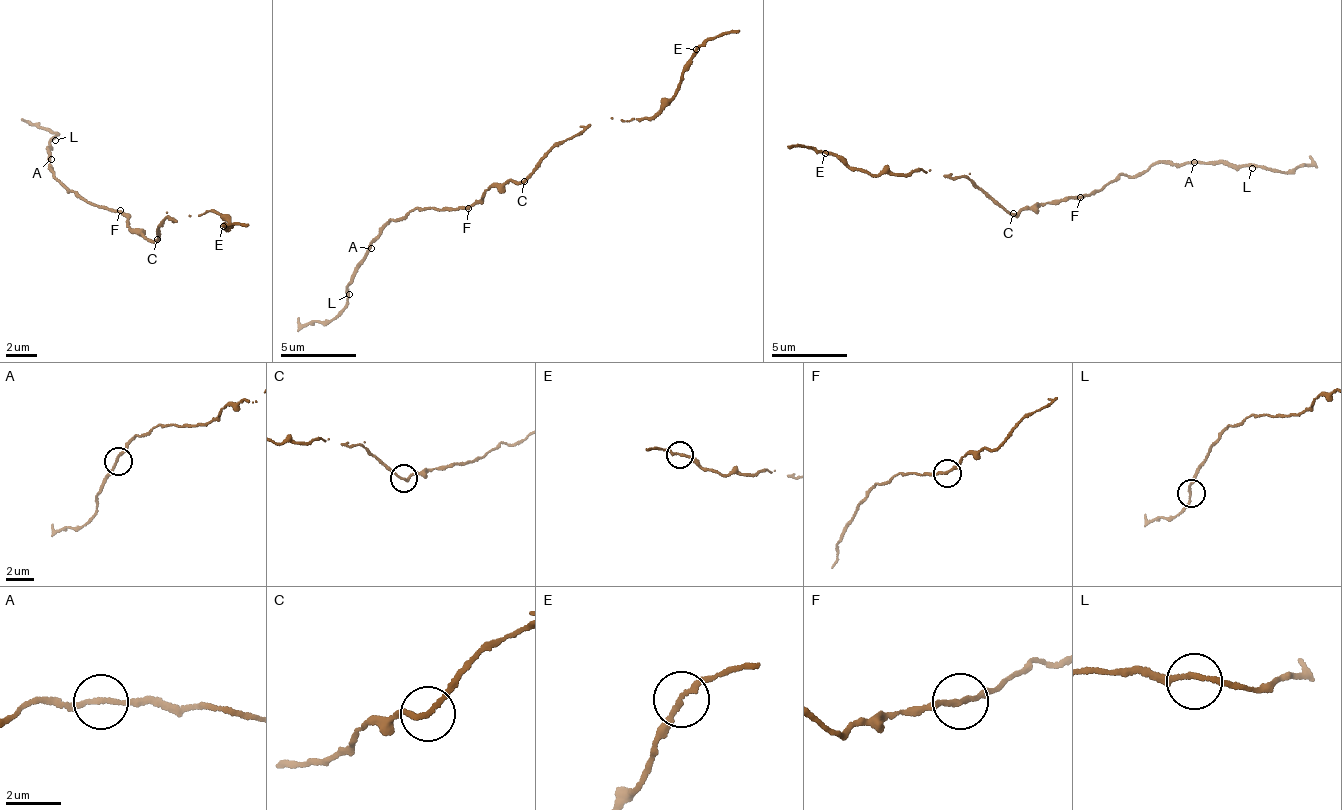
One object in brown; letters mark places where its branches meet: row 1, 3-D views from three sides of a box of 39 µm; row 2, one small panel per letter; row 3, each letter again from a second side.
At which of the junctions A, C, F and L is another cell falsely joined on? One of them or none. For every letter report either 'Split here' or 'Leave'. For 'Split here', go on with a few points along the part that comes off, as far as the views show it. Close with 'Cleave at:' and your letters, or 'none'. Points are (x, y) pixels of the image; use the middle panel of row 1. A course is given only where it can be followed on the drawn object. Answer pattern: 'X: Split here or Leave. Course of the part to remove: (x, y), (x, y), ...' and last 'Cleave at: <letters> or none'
A: Leave
C: Leave
F: Leave
L: Leave
Cleave at: none

